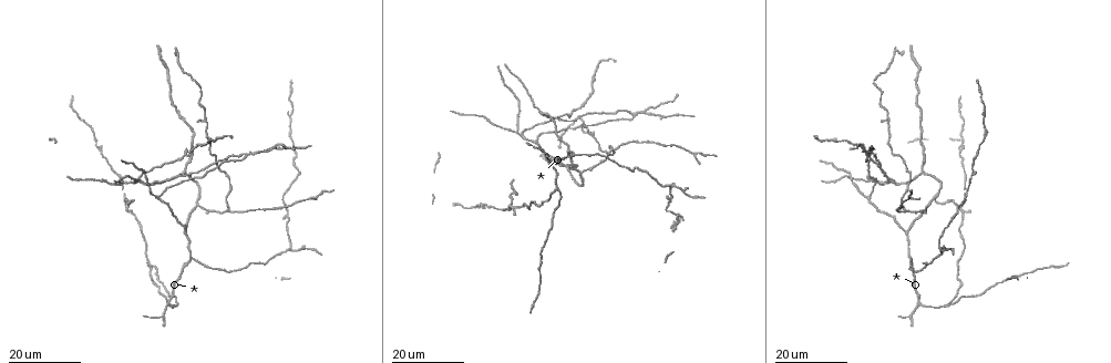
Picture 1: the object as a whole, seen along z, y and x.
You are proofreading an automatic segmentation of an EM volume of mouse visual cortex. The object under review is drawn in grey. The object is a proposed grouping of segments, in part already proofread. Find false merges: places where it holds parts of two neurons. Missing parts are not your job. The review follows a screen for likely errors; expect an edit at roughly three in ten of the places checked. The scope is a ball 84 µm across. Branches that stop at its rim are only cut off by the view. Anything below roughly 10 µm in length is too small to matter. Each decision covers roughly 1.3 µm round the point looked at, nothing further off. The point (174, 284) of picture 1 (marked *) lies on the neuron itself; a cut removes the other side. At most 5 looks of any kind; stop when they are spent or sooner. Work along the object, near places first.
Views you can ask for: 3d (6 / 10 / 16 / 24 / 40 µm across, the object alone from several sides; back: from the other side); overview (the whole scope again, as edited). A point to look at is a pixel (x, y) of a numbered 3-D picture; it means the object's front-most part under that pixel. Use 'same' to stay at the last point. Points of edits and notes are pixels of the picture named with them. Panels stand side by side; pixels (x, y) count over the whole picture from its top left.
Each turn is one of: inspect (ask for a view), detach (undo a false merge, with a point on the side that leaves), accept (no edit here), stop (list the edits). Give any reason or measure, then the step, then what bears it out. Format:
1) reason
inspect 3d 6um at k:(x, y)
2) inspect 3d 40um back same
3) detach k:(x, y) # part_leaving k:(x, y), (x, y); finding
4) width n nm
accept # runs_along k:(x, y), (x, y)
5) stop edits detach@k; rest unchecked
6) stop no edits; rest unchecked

small branch off a trunk
inspect 3d 24um at 1:(184, 232)

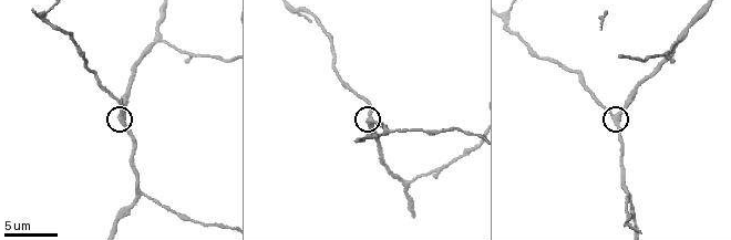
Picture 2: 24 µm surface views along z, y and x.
inspect 3d 10um at 2:(368, 117)

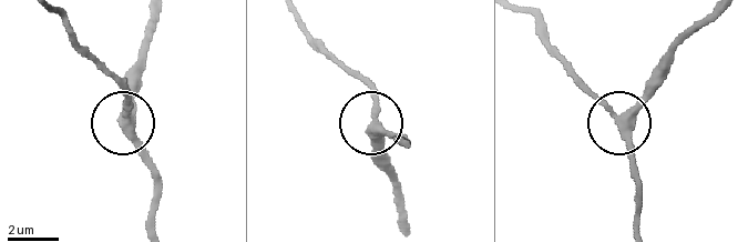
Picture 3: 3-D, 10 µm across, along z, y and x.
width 330 nm
accept # runs_along 3:(636, 223), (636, 172), (627, 134), (574, 79); continuous, no second neuron

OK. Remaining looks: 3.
branch point
inspect 3d 10um at 2:(682, 36)

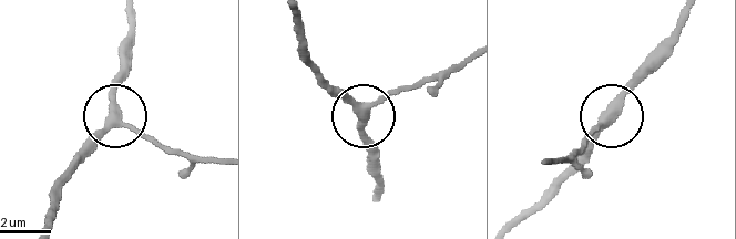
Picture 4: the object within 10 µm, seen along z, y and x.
side_arm 77 um; arms 3
accept # one neuron here

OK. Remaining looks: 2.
branch point
inspect 3d 10um at 2:(41, 11)

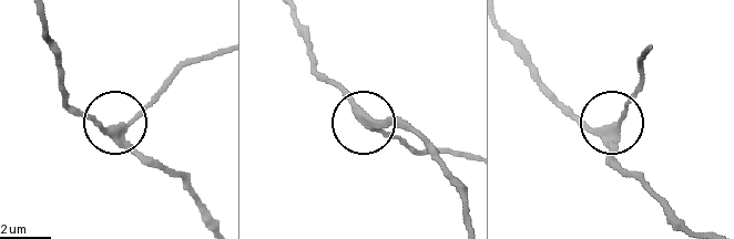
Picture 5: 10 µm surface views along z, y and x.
side_arm 23 um; arms 3
accept # continuous, no second neuron

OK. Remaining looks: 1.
stop no edits; rest unchecked

